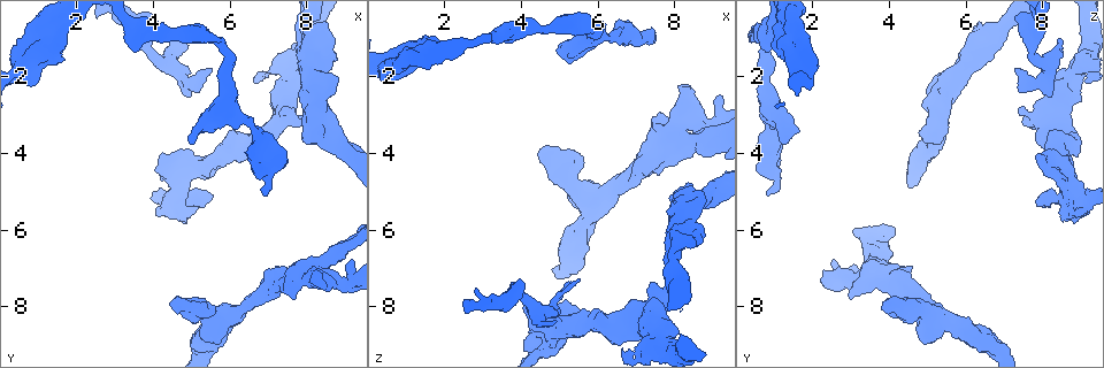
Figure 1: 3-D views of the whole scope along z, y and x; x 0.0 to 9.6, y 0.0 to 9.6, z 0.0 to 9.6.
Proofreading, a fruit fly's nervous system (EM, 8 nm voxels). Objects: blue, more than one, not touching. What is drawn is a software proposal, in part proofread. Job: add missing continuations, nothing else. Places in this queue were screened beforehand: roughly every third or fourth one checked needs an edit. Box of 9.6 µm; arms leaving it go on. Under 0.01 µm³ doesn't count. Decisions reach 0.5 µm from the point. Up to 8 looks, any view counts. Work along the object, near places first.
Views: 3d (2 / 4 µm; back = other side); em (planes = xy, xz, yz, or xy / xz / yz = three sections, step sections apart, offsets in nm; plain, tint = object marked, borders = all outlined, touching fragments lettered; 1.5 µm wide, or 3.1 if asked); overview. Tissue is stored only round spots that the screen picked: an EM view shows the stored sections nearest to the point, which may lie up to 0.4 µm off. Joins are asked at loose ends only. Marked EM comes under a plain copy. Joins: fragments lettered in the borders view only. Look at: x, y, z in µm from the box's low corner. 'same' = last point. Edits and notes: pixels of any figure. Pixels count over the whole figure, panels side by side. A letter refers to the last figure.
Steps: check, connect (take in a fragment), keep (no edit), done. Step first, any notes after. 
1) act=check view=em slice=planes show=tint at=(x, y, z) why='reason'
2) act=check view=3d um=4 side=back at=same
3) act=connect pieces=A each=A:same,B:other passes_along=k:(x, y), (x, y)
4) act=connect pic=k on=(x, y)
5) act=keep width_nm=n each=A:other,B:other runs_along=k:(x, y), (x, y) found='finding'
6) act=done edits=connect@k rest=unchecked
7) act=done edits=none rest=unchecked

act=check view=em slice=planes show=borders at=(8.50, 0.70, 6.35) why='branch stops here'

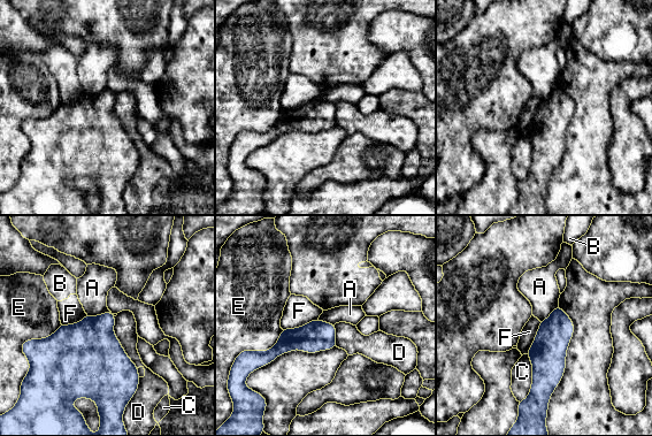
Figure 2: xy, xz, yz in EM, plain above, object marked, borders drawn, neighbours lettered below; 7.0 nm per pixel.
act=keep longest_contact=D:400nm each=A:other,B:other,C:other,D:other,E:other,F:other runs_along=2:(332, 329), (259, 353) found='none of them fits'

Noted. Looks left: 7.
act=check view=em slice=planes show=borders at=(7.65, 7.85, 2.90) why='an open end'

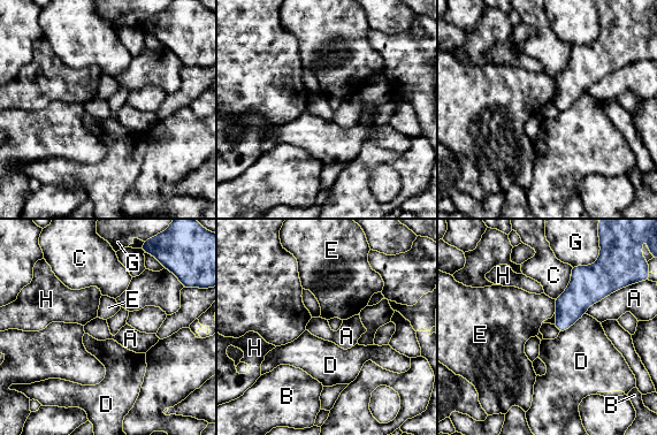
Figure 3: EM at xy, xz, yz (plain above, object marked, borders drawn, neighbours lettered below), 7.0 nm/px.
act=keep each=A:other,B:other,C:other,D:other,E:other,G:other,H:other border=3:(613, 291), (594, 303), (585, 313) found='no lettered fragment goes on from it'

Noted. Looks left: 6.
act=check view=em slice=xy step=4 show=tint at=(6.85, 5.10, 0.85) why='an open end'

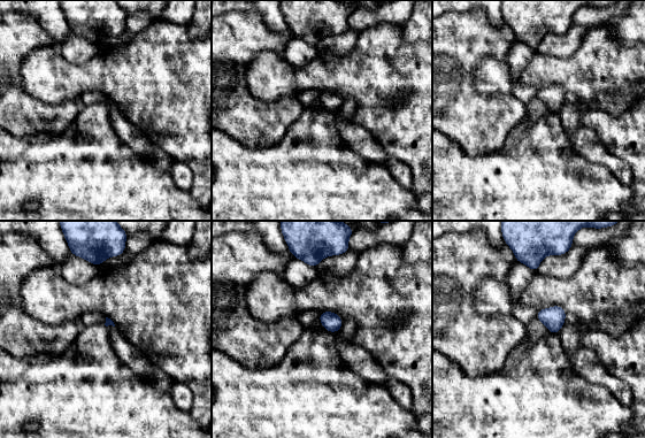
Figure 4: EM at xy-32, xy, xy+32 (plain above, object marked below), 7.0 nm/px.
act=check view=em slice=planes show=tint at=same why='another direction'

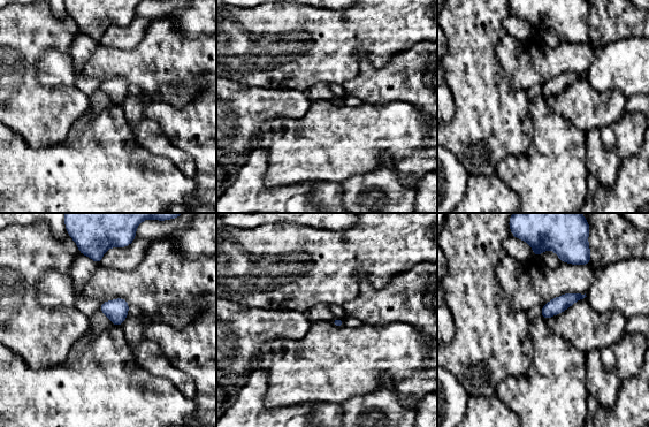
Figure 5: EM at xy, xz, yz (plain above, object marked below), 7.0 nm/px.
act=check view=em slice=planes show=borders at=same

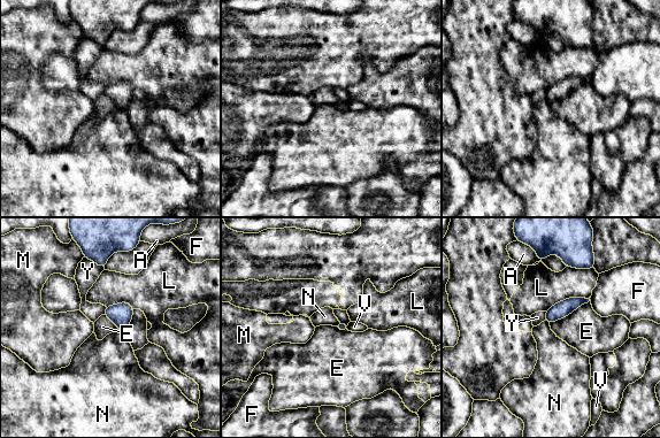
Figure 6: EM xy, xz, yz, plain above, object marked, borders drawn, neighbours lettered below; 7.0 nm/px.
act=keep each=A:other,E:other,F:other,L:other,M:other,N:other,V:other,Y:other border=6:(590, 300), (550, 324) found='none of them fits'

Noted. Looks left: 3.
act=done edits=none rest=unchecked

